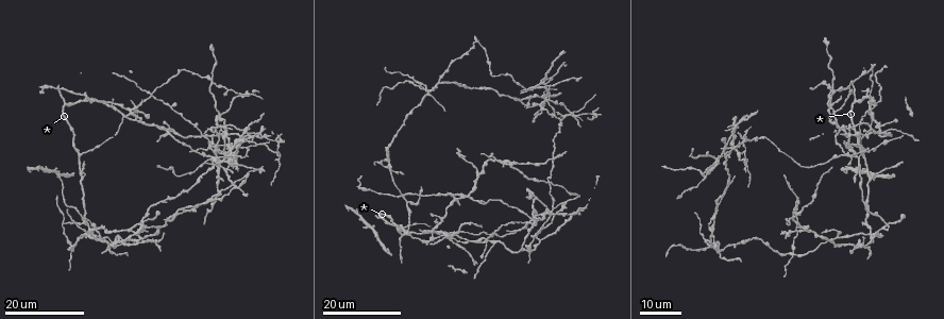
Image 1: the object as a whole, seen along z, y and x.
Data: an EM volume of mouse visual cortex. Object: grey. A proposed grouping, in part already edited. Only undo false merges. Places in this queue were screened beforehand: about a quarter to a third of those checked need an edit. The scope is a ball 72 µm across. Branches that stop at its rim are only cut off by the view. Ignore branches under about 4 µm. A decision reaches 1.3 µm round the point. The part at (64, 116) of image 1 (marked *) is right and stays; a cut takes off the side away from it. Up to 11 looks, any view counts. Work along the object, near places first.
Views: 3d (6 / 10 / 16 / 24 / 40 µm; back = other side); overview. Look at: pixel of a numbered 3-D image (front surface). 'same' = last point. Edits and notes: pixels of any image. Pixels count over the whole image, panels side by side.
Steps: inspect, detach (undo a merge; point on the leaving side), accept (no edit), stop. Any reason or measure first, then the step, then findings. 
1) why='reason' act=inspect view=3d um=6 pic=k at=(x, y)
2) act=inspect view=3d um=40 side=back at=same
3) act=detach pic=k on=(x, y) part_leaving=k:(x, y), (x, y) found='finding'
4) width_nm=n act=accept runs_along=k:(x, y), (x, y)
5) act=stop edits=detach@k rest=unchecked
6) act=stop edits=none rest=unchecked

why='branch point' act=inspect view=3d um=24 pic=1 at=(406, 201)

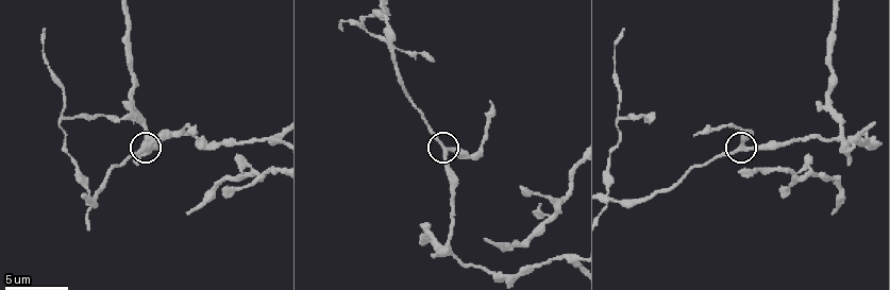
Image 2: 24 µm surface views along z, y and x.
act=inspect view=3d um=10 pic=2 at=(743, 145)

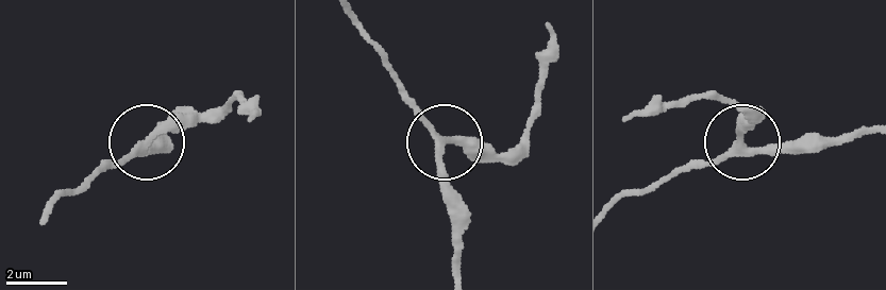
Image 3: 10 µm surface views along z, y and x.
arms=3 act=accept runs_along=3:(457, 269), (442, 147), (450, 141), (501, 152) found='all the same neuron'

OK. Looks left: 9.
why='two arms in line, one across' act=inspect view=3d um=6 pic=2 at=(856, 138)

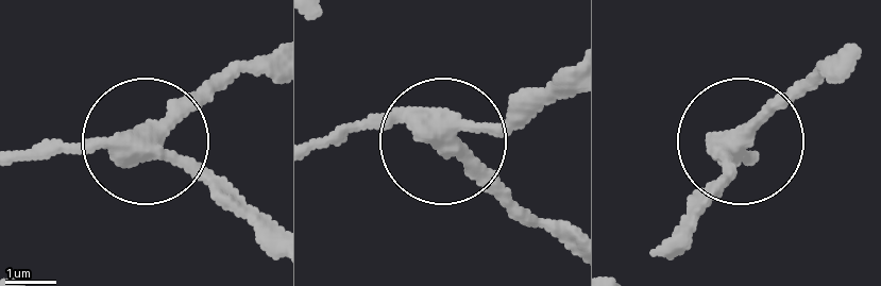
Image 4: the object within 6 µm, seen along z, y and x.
arms=3 act=accept runs_along=4:(322, 147), (411, 121), (508, 215) found='continuous, no second neuron'

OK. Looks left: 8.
why='four arms meet' act=inspect view=3d um=24 pic=1 at=(549, 95)

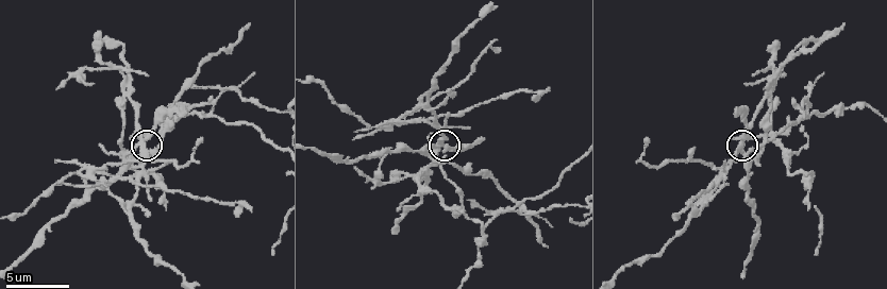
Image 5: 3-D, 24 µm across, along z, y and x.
act=inspect view=3d um=6 pic=5 at=(741, 141)

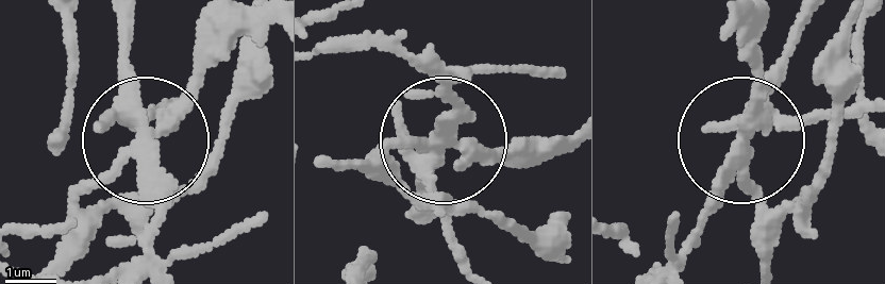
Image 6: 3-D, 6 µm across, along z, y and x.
why='other side' act=inspect view=3d um=6 side=back pic=6 at=(741, 147)

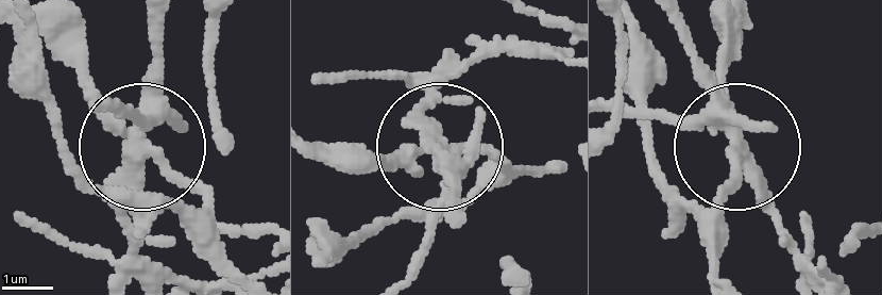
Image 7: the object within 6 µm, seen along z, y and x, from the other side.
arms=4 act=detach pic=7 on=(408, 113) found='a second neuron is stuck on'

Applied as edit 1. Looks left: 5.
why='see it whole again' act=inspect view=overview

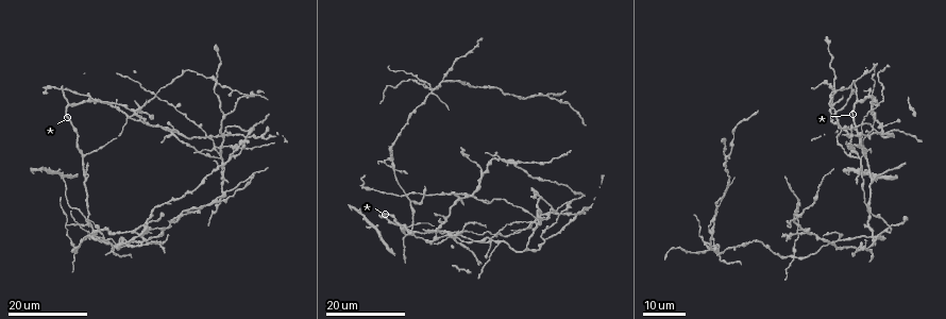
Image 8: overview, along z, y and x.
why='thick turns thin' act=inspect view=3d um=24 pic=8 at=(849, 99)

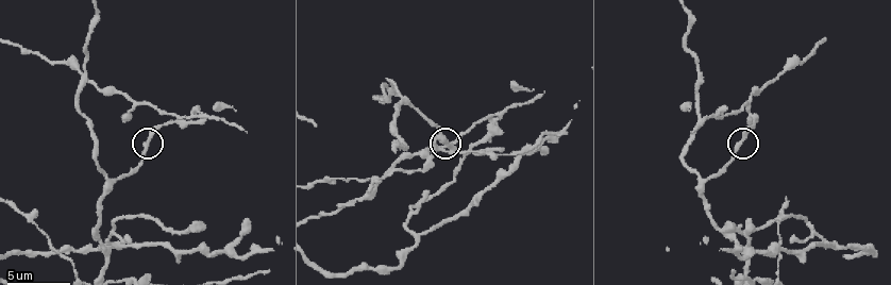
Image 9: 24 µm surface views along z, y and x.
why='zoom in' act=inspect view=3d um=10 pic=9 at=(737, 146)

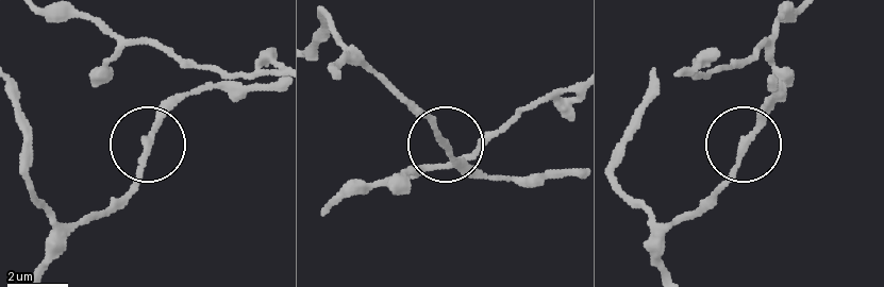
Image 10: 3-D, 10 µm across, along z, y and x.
act=accept runs_along=10:(787, 14), (756, 57), (762, 118), (729, 180), (694, 215) found='one neuron here'

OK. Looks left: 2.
why='three arms meet' act=inspect view=3d um=16 pic=8 at=(874, 179)

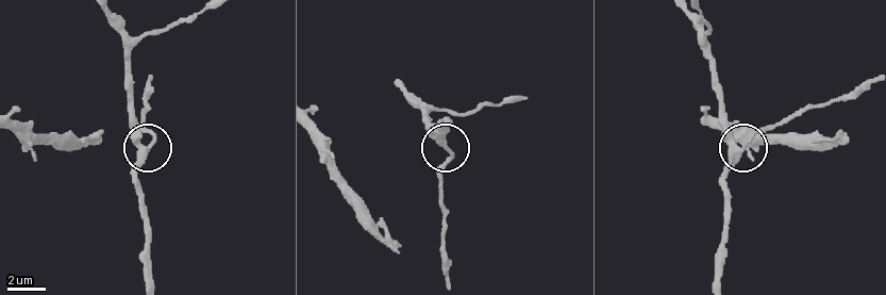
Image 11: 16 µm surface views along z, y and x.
act=inspect view=3d um=6 pic=11 at=(444, 147)

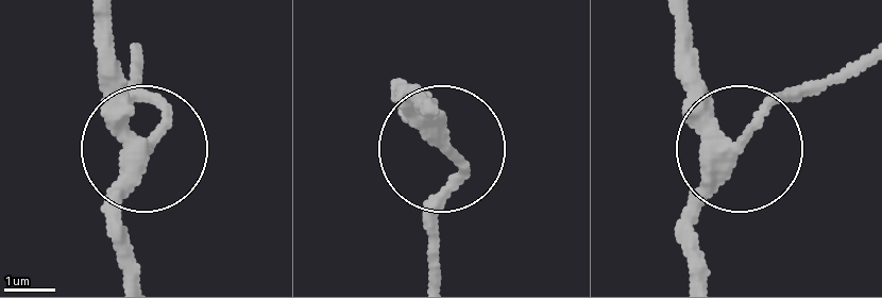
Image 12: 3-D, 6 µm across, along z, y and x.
arms=3 act=accept found='continuous, no second neuron'

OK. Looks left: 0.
act=stop edits=detach@7 rest=unchecked

